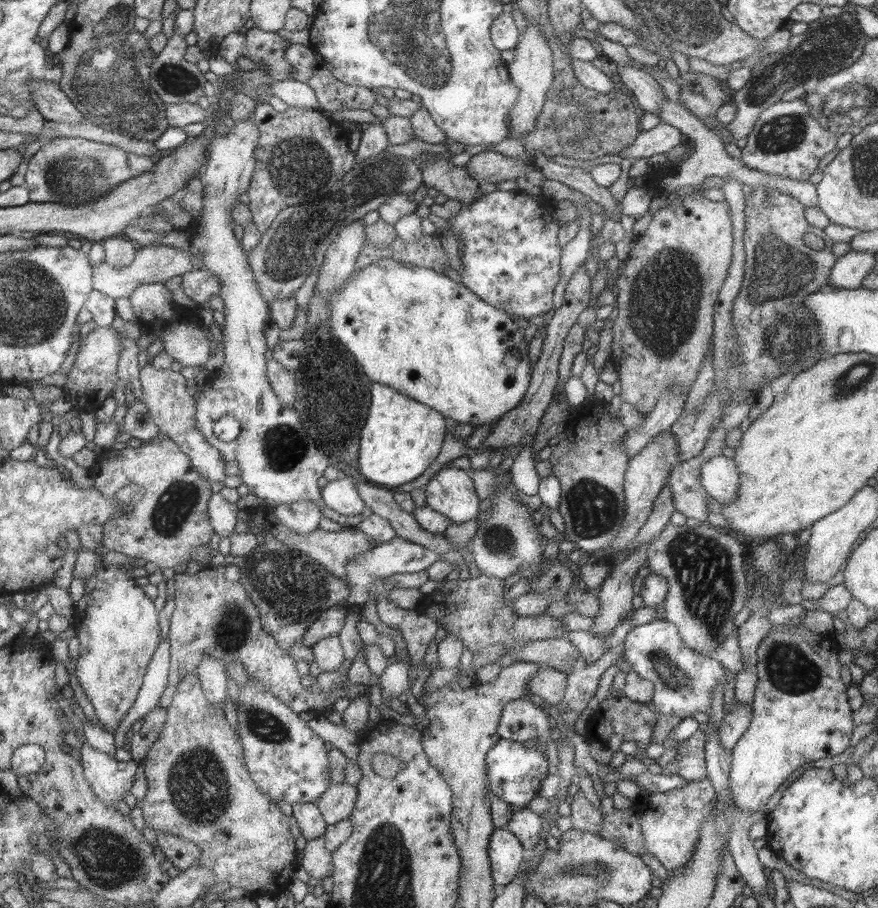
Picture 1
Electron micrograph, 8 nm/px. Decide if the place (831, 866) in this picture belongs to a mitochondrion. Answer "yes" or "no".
no

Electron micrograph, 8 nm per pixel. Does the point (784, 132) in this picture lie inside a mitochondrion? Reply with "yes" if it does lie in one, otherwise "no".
yes

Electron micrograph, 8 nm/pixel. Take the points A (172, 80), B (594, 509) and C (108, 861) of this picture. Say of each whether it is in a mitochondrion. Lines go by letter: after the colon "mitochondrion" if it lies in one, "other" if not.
A: mitochondrion
B: mitochondrion
C: mitochondrion

